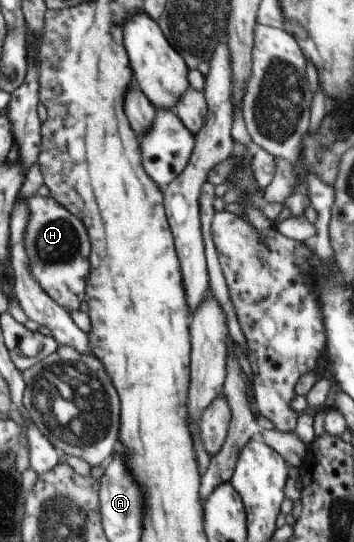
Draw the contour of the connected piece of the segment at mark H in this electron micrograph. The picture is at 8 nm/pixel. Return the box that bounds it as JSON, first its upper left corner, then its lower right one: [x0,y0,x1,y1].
[24,195,89,312]

